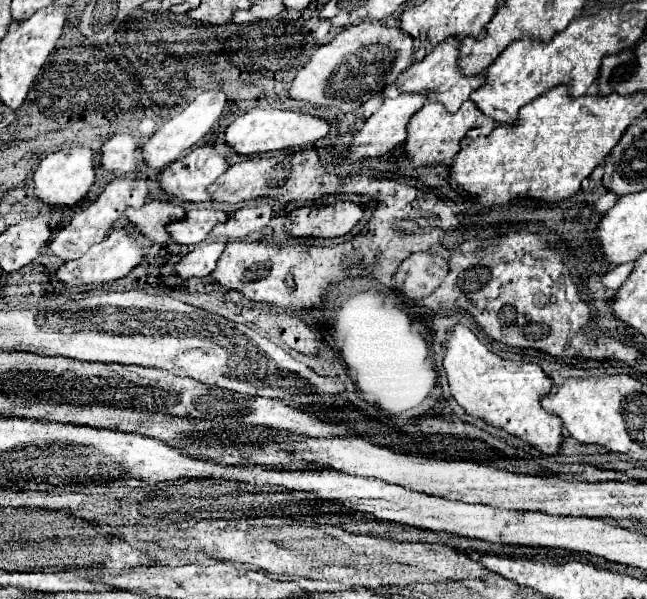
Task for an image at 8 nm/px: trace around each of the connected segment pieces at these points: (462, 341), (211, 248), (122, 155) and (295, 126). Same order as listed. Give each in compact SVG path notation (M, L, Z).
M456 326L448 336L444 358L450 392L462 410L490 426L504 428L508 434L520 438L542 454L558 454L564 442L562 424L540 406L540 400L550 394L552 380L534 362L514 362L492 354L468 328Z
M204 242L200 246L196 246L194 252L186 254L176 266L174 266L174 274L182 280L186 278L202 278L208 276L214 268L218 258L224 252L224 244L222 242Z
M116 134L100 148L100 166L106 172L136 172L142 156L132 134Z
M252 108L244 116L238 116L228 128L226 128L226 146L232 148L232 152L240 156L254 156L254 154L266 154L266 152L282 152L282 150L298 150L308 144L314 144L316 140L324 138L330 130L330 124L326 120L314 118L310 114L302 112L290 112L290 110L274 110L274 108Z

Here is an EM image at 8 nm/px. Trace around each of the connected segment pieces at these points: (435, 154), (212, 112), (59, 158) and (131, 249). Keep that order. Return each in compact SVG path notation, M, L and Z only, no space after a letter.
M466 100L456 114L448 114L442 104L428 102L408 124L408 136L404 140L404 152L412 166L432 166L440 164L444 160L452 160L456 152L460 150L460 140L468 136L472 128L482 128L482 132L492 132L496 128L496 122L488 116L484 116L470 100Z
M208 90L198 94L194 102L190 102L178 116L164 122L162 128L148 138L148 142L142 146L144 164L152 170L162 170L164 166L178 160L186 150L190 150L198 140L204 138L204 134L212 128L212 124L222 116L224 106L226 106L226 96L220 90Z
M84 146L62 148L48 154L34 172L34 196L48 206L74 206L94 184L94 152Z
M128 228L114 230L104 242L92 246L84 258L62 264L56 272L56 278L66 286L80 286L80 284L104 284L126 276L134 266L138 266L144 260L142 248L136 246L136 240L128 232L130 232Z

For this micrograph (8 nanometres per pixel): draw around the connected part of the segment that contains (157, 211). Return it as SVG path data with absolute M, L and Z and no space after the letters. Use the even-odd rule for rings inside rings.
M148 202L142 208L134 210L128 208L128 212L124 212L124 216L128 218L128 222L140 232L144 234L148 240L152 240L154 244L166 244L168 232L166 232L166 224L170 222L178 222L182 220L186 214L184 210L174 204L174 202Z

